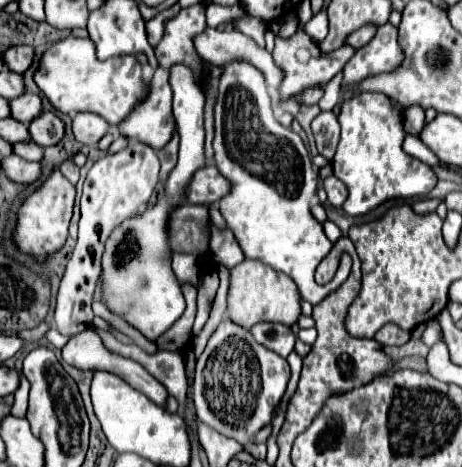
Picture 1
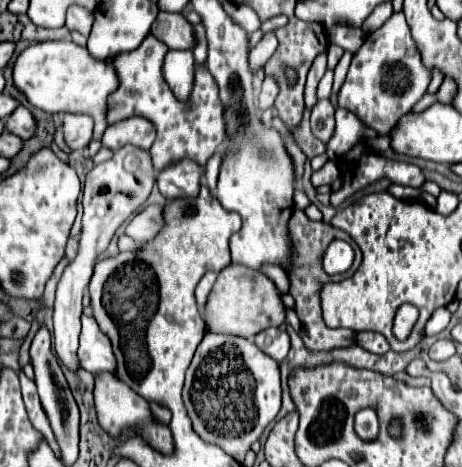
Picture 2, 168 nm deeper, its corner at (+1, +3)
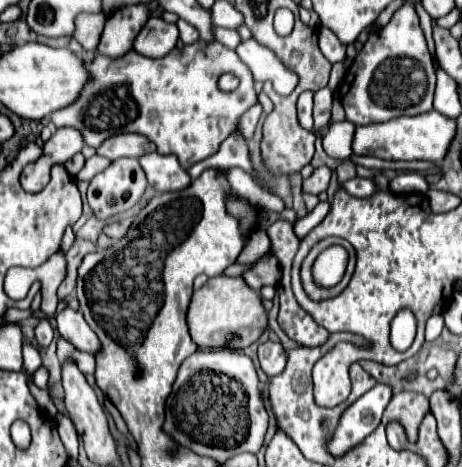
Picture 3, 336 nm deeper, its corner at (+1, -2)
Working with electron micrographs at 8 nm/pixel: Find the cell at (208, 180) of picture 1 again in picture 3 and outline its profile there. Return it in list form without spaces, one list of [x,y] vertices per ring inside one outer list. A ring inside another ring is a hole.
[[[152,152],[152,154],[142,156],[140,164],[146,172],[148,184],[156,192],[180,192],[180,190],[188,188],[192,182],[192,178],[180,166],[180,162],[178,162],[178,158],[174,158],[174,154],[160,156],[158,152]]]

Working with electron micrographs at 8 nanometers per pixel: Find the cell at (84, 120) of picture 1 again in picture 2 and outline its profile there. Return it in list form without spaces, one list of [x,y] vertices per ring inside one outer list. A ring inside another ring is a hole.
[[[66,113],[64,117],[64,141],[66,145],[76,151],[76,149],[84,149],[90,141],[92,141],[92,127],[94,127],[94,119],[90,115],[78,115],[78,113]]]

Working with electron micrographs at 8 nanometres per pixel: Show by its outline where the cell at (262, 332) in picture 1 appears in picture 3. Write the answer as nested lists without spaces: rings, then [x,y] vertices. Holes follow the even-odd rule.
[[[264,342],[258,346],[258,358],[260,358],[260,366],[262,370],[272,378],[276,374],[280,374],[286,366],[286,352],[282,348],[280,342]]]

